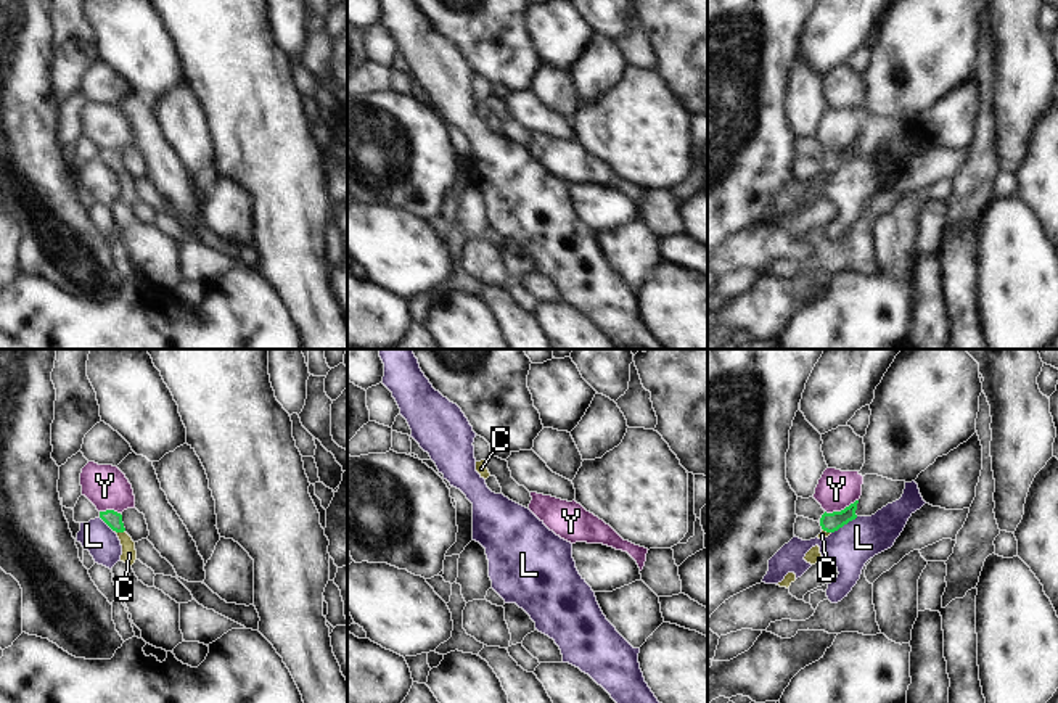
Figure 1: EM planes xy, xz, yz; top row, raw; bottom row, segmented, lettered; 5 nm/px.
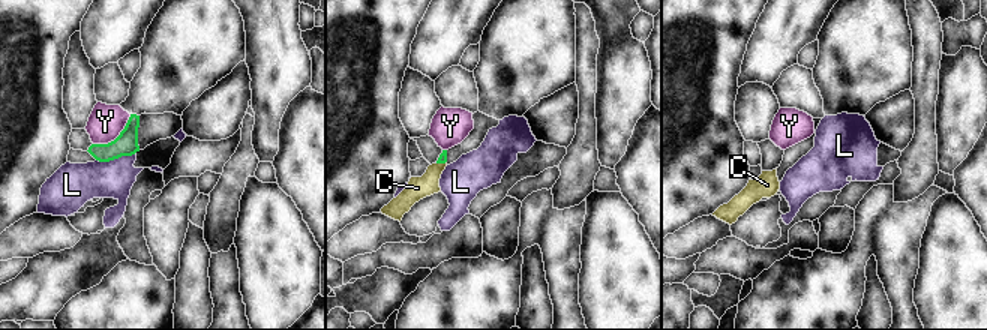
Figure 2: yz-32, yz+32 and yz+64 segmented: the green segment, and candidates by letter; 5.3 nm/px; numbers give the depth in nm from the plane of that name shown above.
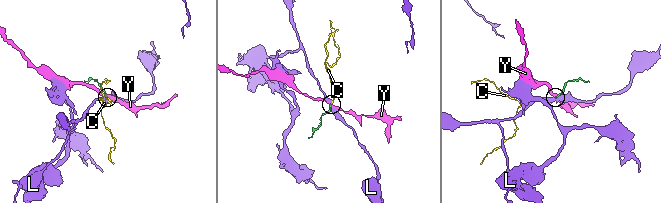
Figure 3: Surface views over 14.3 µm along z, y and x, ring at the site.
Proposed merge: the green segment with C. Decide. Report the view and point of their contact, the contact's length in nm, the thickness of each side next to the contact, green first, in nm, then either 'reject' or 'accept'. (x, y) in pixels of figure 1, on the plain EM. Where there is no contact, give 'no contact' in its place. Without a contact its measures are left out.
meets green in xy at (119, 171); contact 60 nm long; 80 nm thick on the green side, 80 nm on the other; accept

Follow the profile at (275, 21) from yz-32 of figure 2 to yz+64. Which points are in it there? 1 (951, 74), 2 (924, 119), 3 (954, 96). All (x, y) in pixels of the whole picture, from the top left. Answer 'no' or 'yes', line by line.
1: yes
2: no
3: yes

